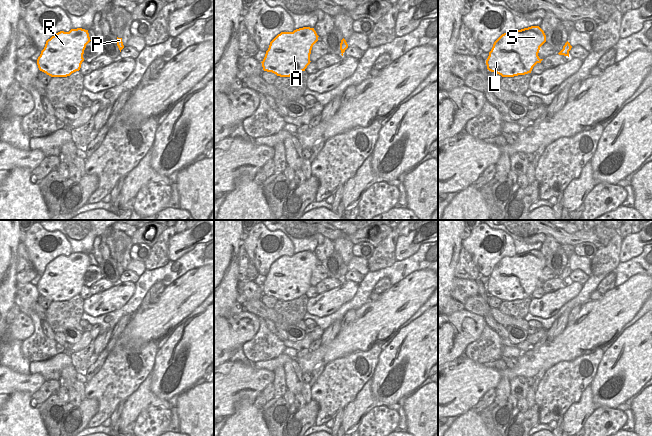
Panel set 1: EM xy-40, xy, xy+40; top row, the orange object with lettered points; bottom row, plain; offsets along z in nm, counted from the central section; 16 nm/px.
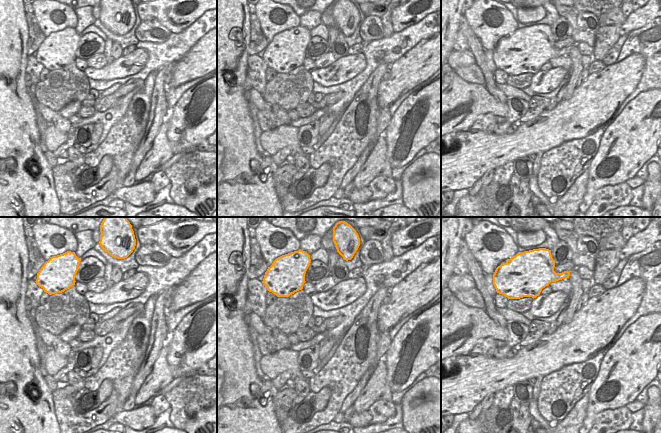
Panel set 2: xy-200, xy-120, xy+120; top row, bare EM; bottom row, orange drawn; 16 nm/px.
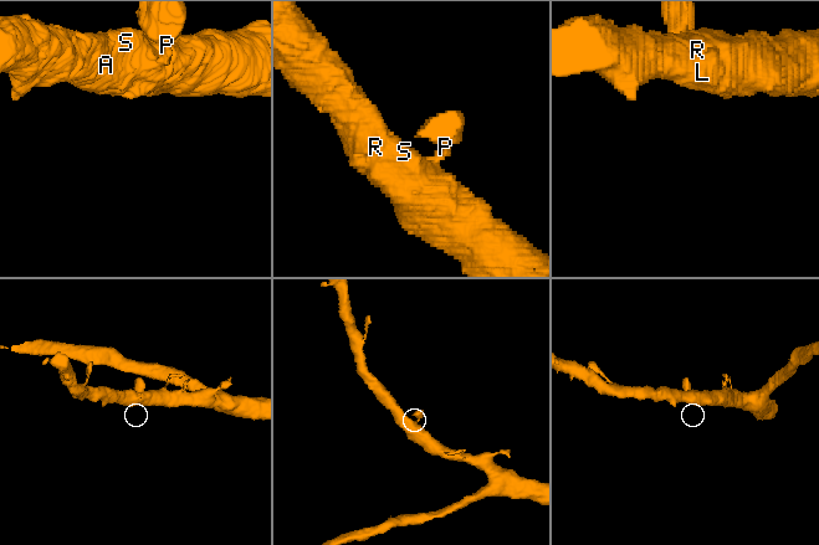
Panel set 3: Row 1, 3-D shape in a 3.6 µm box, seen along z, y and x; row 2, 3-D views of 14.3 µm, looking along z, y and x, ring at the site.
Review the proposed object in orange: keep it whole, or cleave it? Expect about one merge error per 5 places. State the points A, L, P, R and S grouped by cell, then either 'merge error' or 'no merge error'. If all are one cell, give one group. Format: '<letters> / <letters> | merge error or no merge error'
A L P R S | no merge error

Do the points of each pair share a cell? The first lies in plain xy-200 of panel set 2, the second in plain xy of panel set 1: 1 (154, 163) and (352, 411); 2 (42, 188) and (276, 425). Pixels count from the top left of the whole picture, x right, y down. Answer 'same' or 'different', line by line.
1: same
2: different

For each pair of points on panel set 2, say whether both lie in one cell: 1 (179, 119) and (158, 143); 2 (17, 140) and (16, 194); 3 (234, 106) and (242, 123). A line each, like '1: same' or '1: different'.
1: different
2: same
3: same

